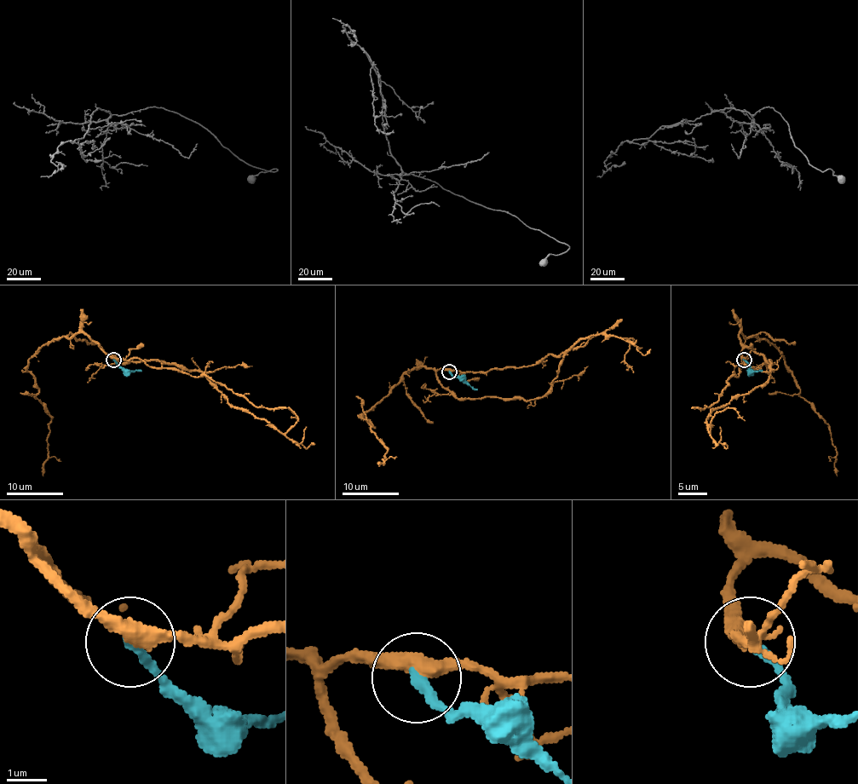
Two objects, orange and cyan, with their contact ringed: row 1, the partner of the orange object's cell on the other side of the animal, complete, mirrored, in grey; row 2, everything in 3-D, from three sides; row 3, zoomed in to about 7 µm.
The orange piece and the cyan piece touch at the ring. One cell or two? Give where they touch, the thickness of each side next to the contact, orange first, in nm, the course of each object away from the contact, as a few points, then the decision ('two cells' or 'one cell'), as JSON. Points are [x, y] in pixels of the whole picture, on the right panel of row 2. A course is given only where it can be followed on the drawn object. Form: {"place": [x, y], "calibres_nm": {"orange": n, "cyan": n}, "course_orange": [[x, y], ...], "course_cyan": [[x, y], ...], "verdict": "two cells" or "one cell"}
{"place": [744, 360], "calibres_nm": {"orange": 400, "cyan": 240}, "course_orange": [[745, 360], [750, 347], [770, 362], [770, 377], [705, 419], [710, 434], [717, 412], [733, 408], [745, 421]], "course_cyan": [[745, 360], [750, 369], [762, 369]], "verdict": "two cells"}

